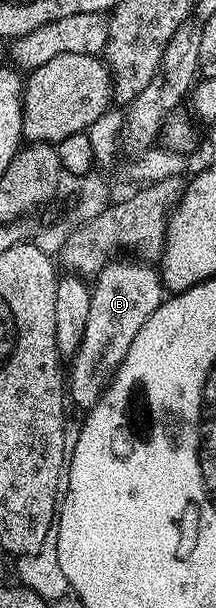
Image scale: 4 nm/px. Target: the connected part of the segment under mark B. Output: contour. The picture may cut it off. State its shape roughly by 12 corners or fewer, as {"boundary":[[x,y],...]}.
{"boundary":[[107,262],[66,394],[100,401],[166,298],[155,265]]}

